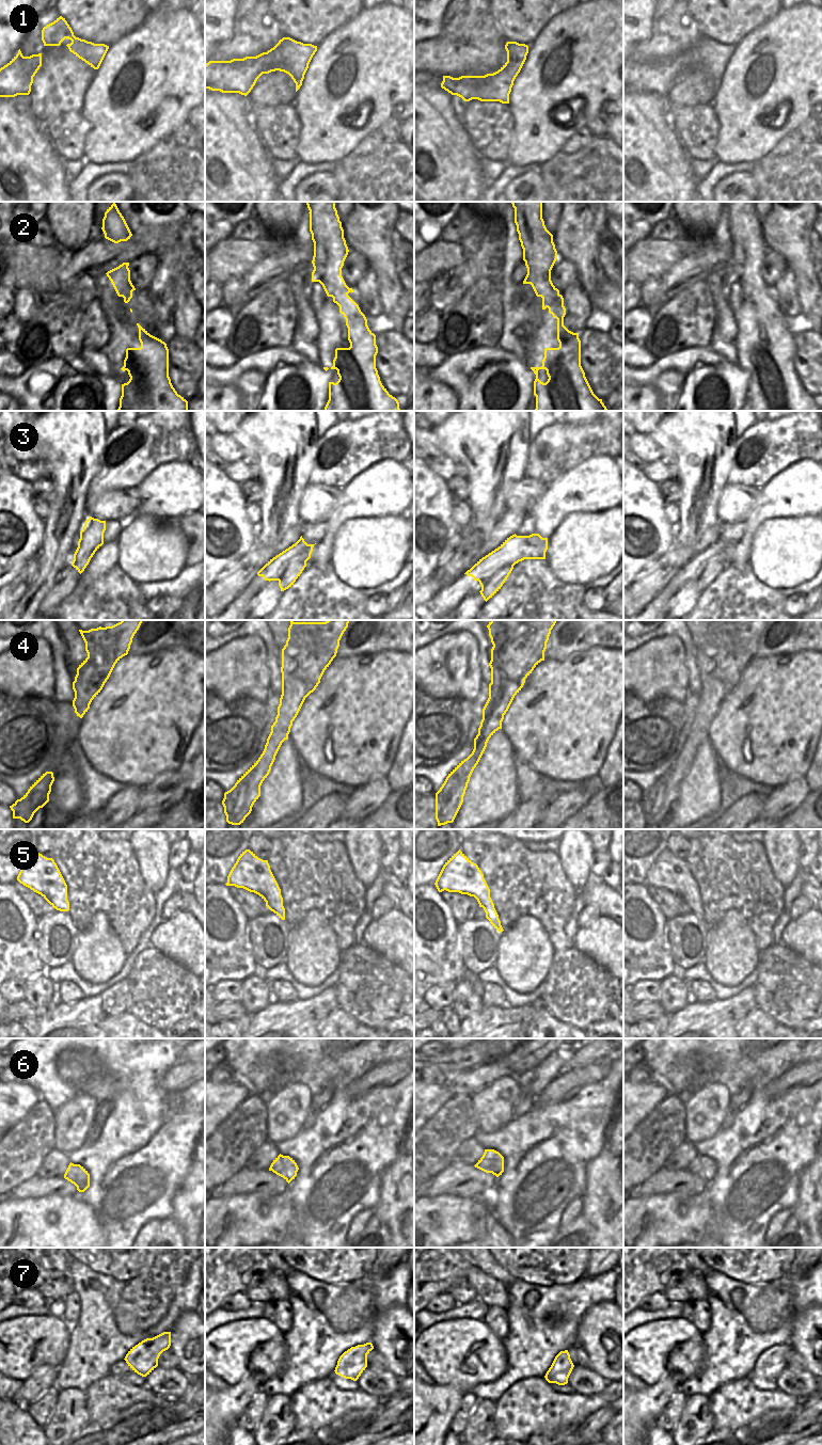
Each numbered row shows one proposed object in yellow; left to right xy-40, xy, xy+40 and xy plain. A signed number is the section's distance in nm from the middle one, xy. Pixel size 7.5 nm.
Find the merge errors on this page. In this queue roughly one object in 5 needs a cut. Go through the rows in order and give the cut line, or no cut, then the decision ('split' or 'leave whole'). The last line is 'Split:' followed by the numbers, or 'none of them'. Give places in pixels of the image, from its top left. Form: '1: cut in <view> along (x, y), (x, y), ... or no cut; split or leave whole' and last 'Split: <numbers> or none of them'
1: no cut; leave whole
2: no cut; leave whole
3: no cut; leave whole
4: no cut; leave whole
5: no cut; leave whole
6: no cut; leave whole
7: no cut; leave whole
Split: none of them

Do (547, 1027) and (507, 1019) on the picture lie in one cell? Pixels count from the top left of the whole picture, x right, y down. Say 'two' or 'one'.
two

